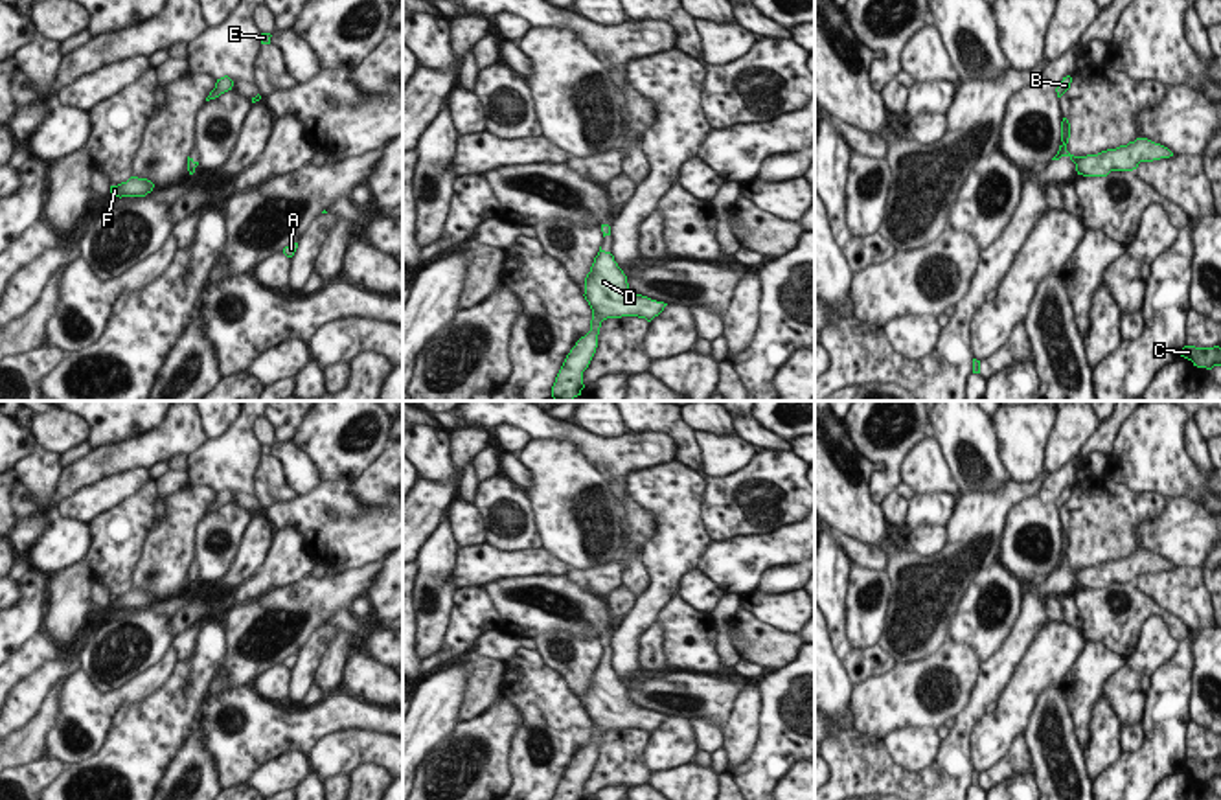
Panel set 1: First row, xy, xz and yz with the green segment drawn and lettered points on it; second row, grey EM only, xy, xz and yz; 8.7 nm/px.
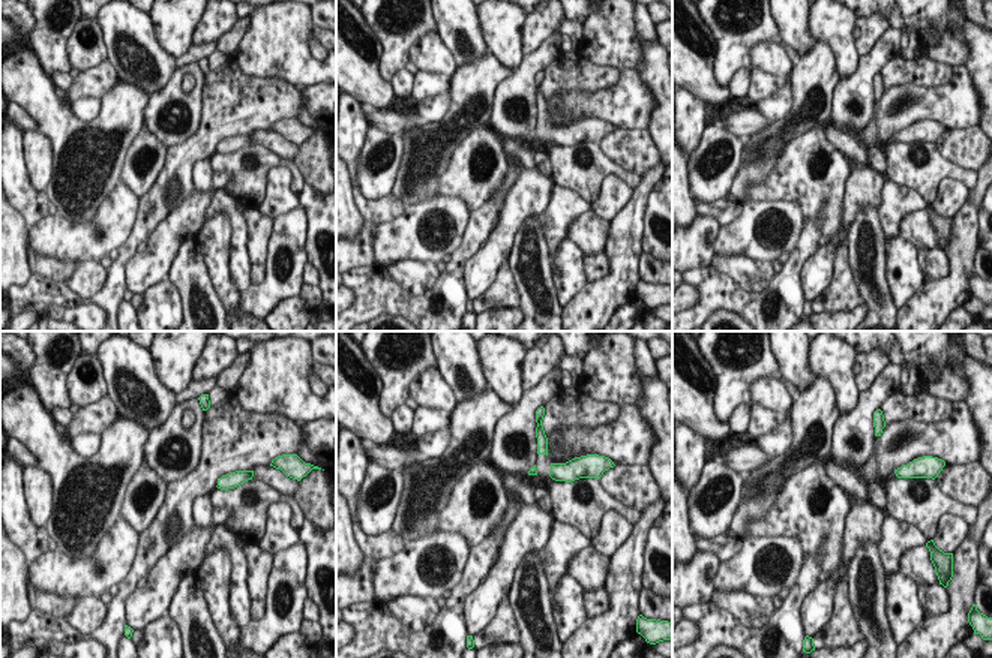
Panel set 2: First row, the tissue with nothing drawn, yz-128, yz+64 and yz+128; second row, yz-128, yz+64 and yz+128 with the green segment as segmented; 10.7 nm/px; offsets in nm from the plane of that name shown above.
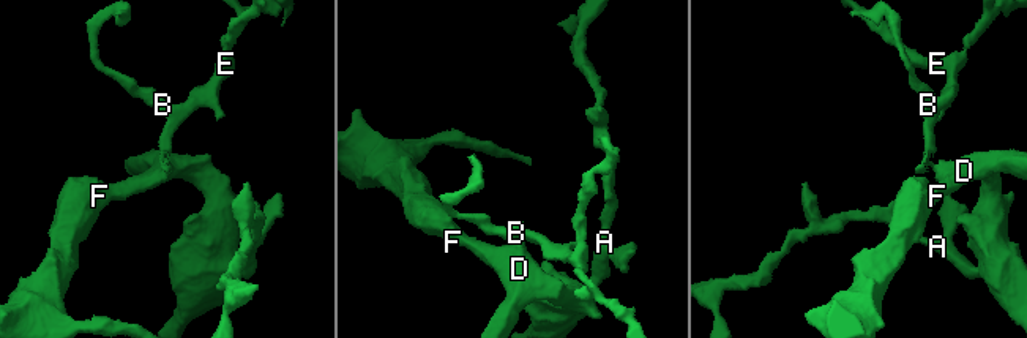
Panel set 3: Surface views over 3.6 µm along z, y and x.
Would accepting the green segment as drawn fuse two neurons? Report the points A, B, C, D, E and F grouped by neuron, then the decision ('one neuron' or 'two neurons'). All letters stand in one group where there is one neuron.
A B C D E F | one neuron

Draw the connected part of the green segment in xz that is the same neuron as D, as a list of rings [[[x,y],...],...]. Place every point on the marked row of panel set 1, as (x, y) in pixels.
[[[599,246],[598,256],[585,278],[585,300],[592,309],[590,331],[581,337],[566,355],[552,386],[553,401],[572,401],[581,395],[583,371],[588,368],[596,348],[601,322],[607,318],[638,316],[651,322],[668,303],[636,294],[629,289],[627,276],[610,252]]]

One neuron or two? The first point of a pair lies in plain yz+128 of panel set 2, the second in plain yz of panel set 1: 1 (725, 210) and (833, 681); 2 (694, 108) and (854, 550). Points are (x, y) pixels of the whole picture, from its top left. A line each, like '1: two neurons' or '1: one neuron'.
1: two neurons
2: two neurons

